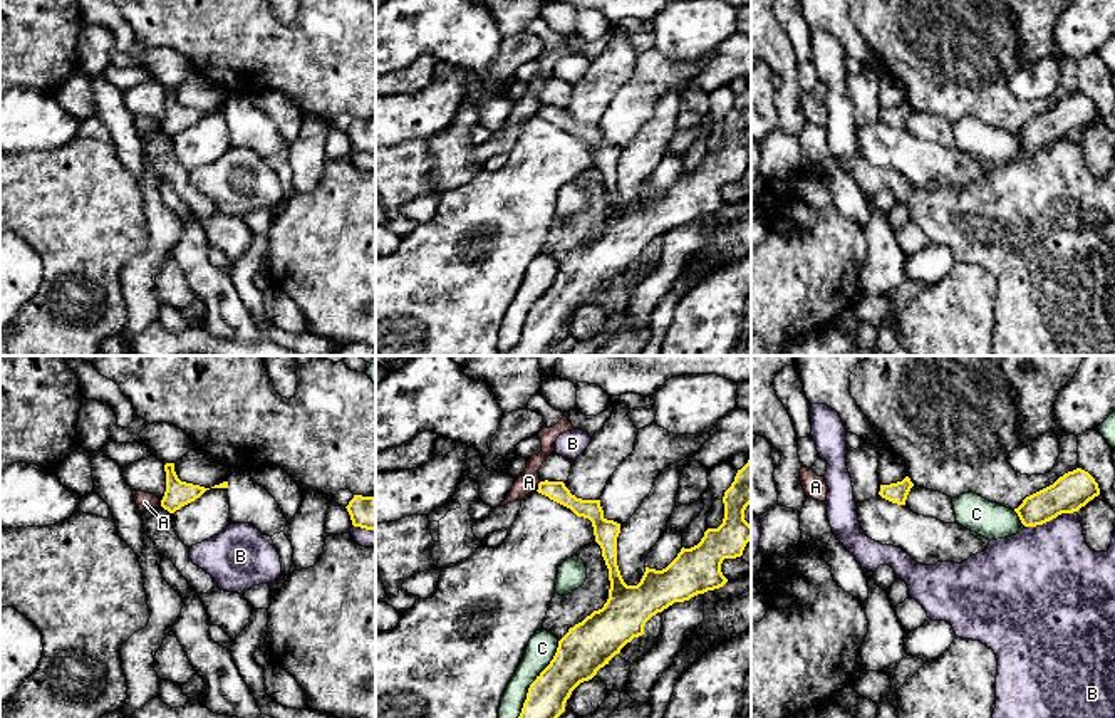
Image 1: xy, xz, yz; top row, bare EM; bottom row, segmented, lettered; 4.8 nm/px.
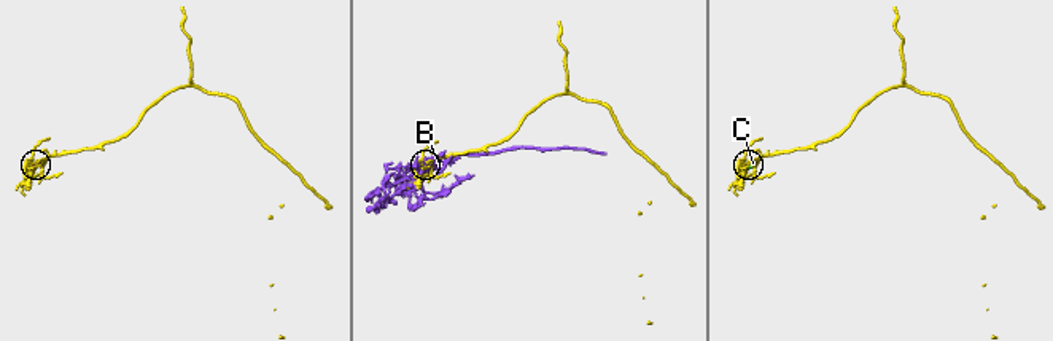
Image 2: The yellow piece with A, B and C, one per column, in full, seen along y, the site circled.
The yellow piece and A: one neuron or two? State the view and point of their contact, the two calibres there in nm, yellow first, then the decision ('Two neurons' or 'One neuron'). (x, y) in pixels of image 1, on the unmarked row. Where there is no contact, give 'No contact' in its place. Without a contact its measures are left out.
Touches yellow at xz (539, 111). Thickness 100 nm (yellow) against 100 nm. Two neurons

